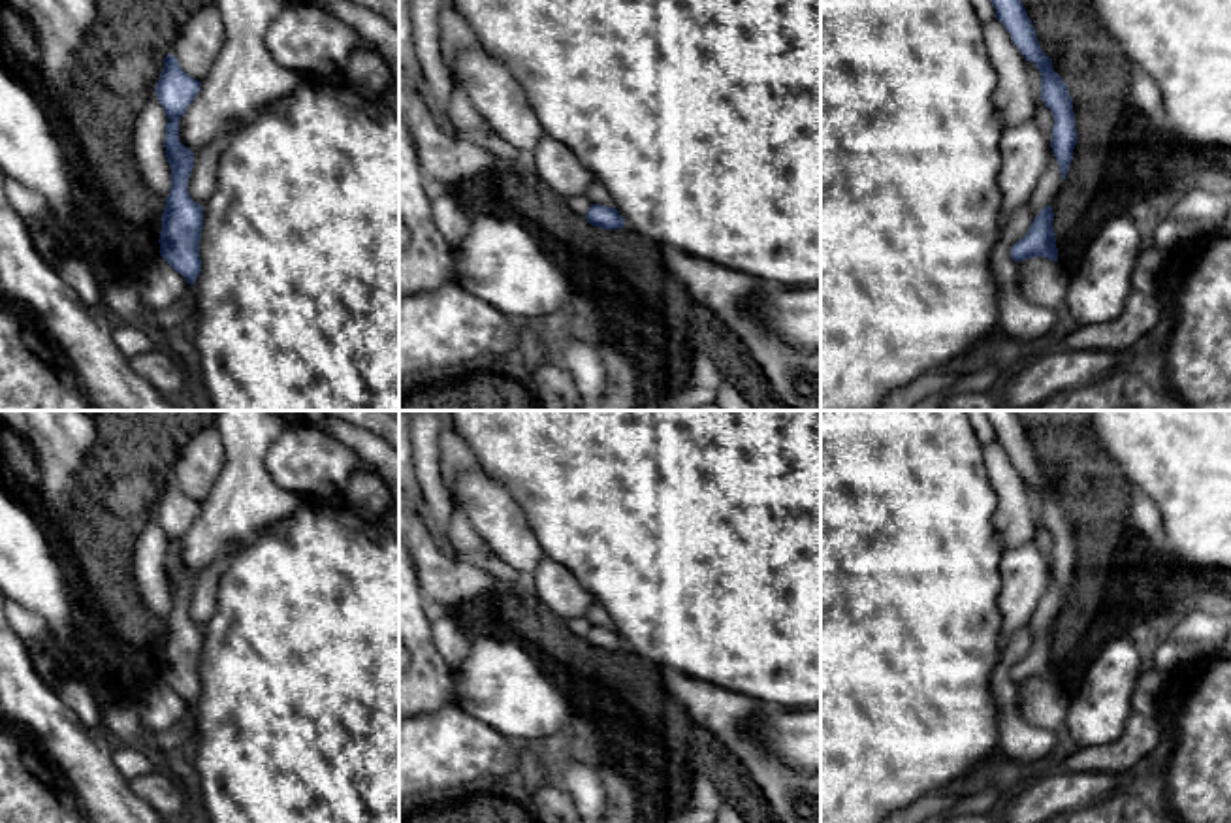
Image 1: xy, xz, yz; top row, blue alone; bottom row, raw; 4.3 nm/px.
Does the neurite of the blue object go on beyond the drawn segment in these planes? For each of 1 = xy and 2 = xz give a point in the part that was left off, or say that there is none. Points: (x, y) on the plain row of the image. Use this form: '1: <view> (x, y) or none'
1: none
2: none

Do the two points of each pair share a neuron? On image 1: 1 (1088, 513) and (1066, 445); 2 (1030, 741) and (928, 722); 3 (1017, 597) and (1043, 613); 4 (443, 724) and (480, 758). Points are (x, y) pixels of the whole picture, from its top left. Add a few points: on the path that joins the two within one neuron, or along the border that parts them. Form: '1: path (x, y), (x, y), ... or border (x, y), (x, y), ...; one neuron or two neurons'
1: path (1103, 494), (1103, 473), (1085, 454); one neuron
2: border (992, 692), (1000, 746); two neurons
3: border (1051, 569), (1047, 590), (1026, 624); two neurons
4: path (452, 733), (471, 752); one neuron

